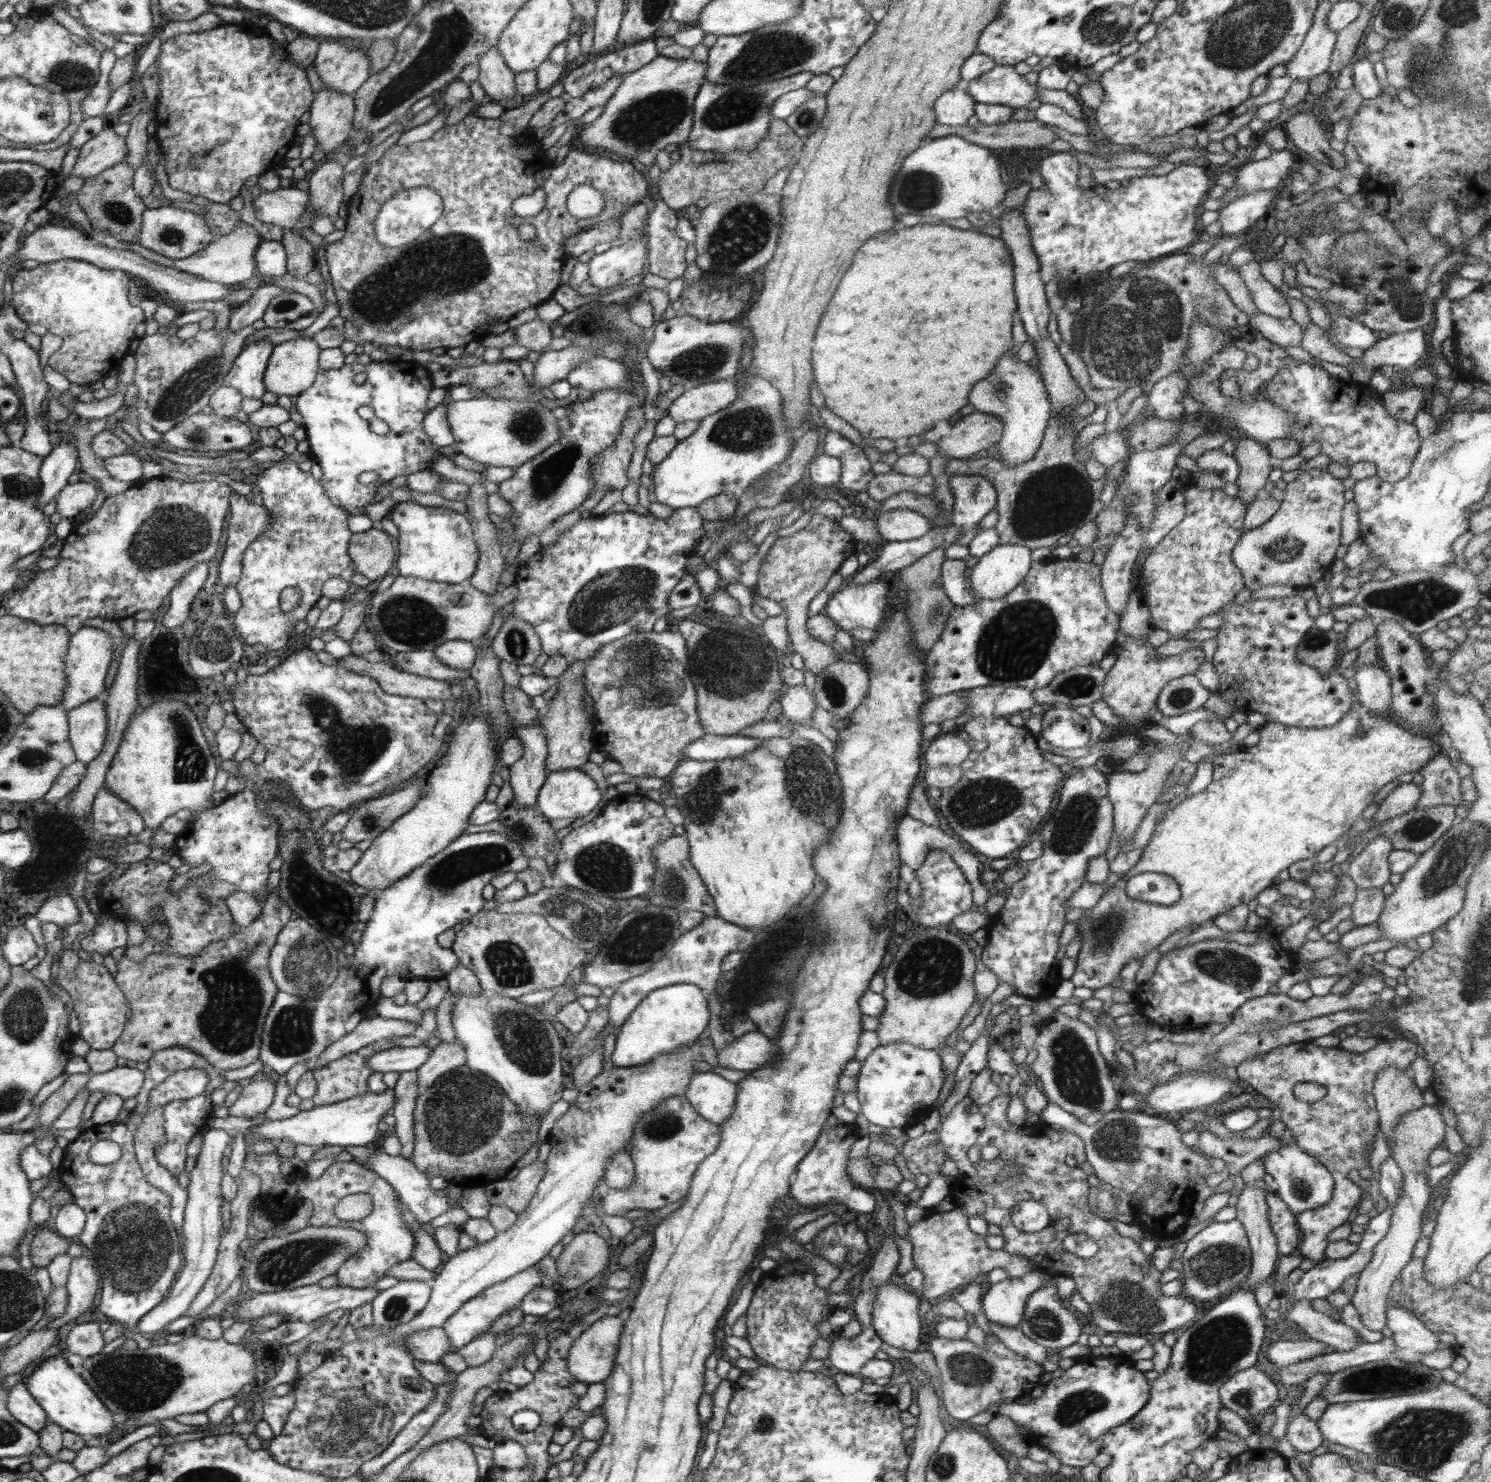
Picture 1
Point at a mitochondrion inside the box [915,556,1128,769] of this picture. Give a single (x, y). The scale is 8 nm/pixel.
(1012, 646)

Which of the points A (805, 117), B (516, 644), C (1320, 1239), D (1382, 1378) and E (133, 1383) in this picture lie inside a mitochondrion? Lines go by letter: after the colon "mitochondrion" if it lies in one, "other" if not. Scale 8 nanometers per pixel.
A: mitochondrion
B: mitochondrion
C: other
D: mitochondrion
E: mitochondrion

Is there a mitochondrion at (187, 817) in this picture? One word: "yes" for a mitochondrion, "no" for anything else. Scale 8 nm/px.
no

